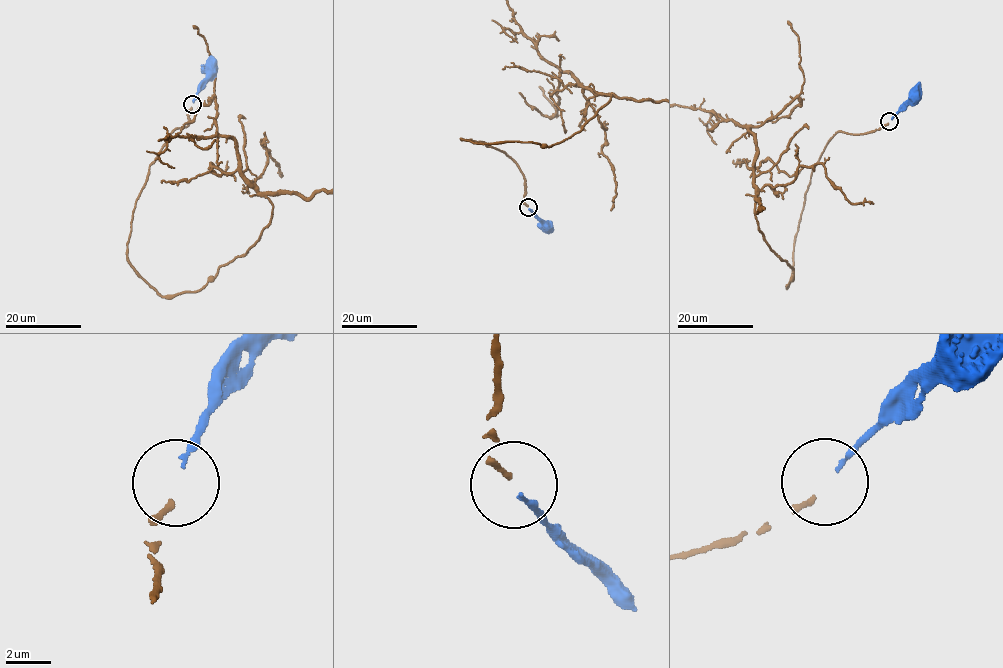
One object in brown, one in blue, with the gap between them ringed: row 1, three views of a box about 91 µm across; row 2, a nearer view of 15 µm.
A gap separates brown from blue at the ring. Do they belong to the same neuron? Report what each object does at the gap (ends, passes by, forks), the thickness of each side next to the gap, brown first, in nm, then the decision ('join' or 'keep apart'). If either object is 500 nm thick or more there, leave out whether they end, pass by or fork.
brown ends; blue ends; calibres 260 and 180 nm; join

